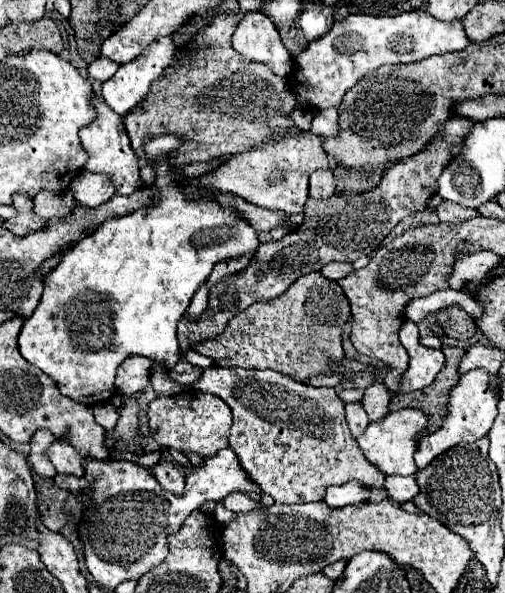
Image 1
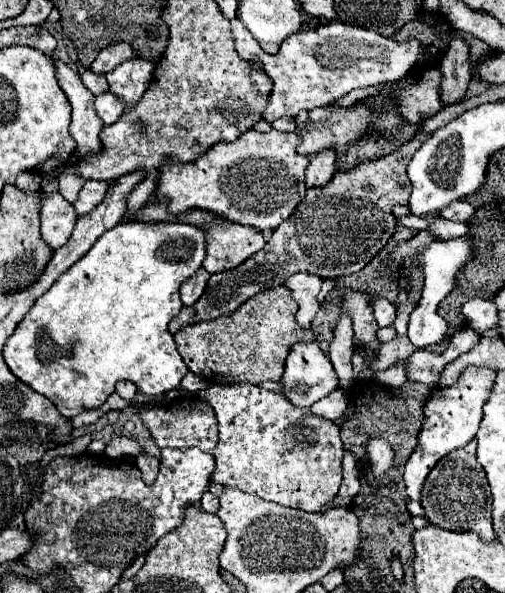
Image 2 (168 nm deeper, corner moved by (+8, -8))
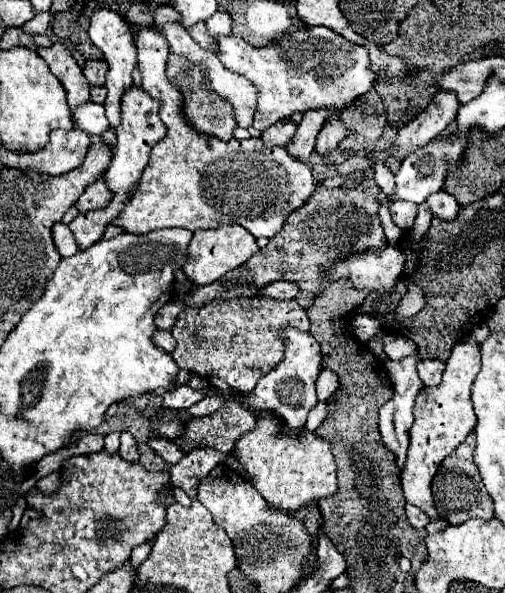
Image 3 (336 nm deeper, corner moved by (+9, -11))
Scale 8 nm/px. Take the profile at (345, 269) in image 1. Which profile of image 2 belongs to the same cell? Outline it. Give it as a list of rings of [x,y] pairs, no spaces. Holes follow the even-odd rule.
[[[294,274],[290,280],[286,280],[286,286],[292,290],[294,300],[298,302],[300,310],[296,314],[296,322],[300,326],[310,326],[312,318],[316,316],[320,302],[318,302],[318,292],[322,288],[322,278],[316,274]]]

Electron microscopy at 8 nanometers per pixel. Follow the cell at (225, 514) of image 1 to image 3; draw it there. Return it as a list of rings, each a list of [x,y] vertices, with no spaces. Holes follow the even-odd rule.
[[[279,417],[259,419],[253,431],[237,439],[235,457],[251,475],[253,487],[257,487],[271,505],[283,511],[309,505],[311,501],[319,501],[321,497],[329,497],[337,491],[337,465],[329,453],[329,443],[325,443],[325,439],[317,439],[315,433],[305,429],[289,431],[285,421]]]

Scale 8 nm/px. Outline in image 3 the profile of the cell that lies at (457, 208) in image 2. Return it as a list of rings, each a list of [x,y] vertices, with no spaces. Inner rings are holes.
[[[437,191],[437,193],[429,195],[427,203],[429,203],[433,215],[439,217],[439,219],[453,219],[453,215],[457,215],[459,203],[447,191]]]

